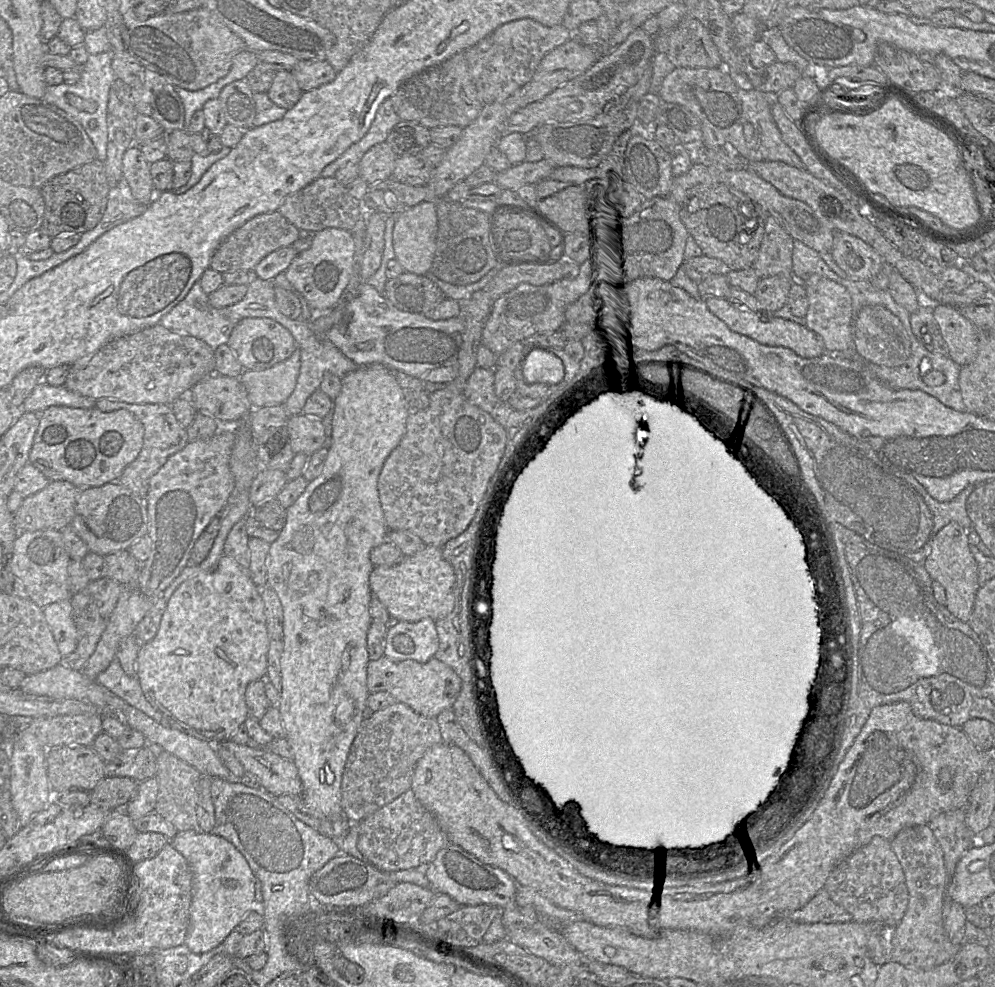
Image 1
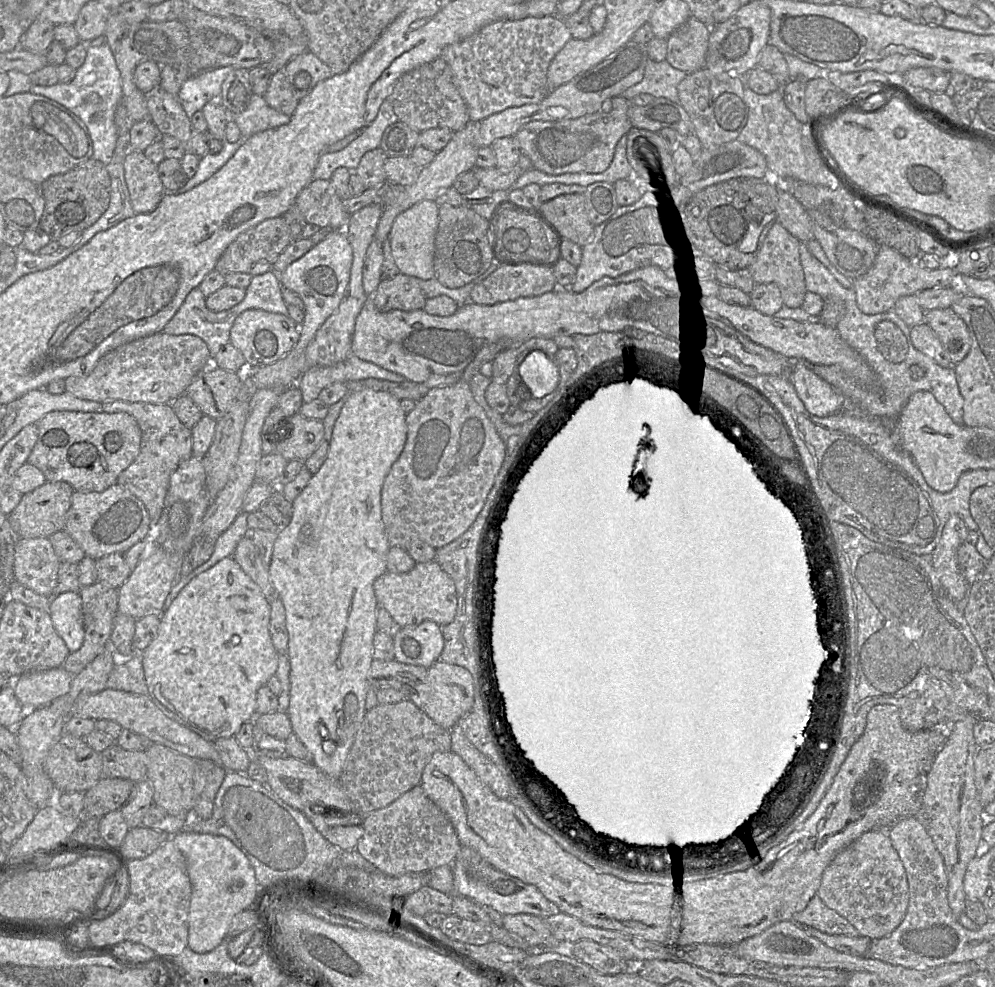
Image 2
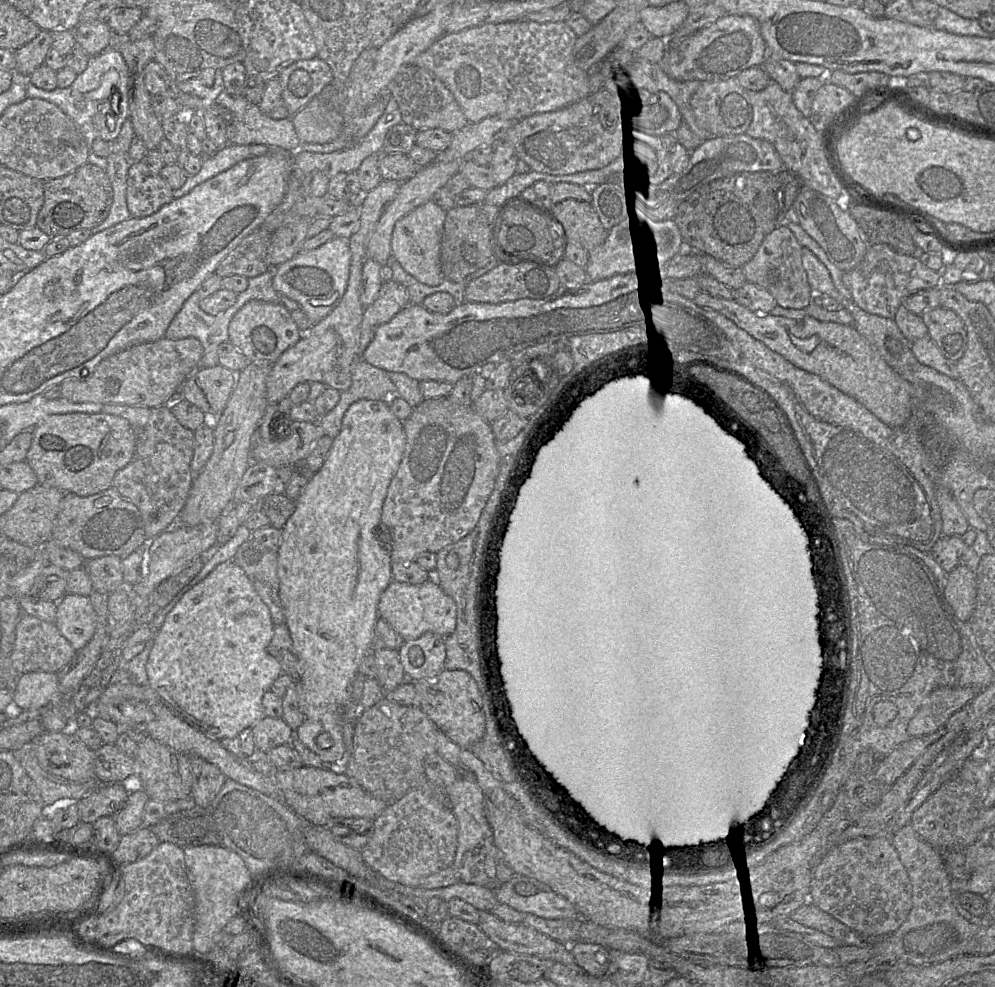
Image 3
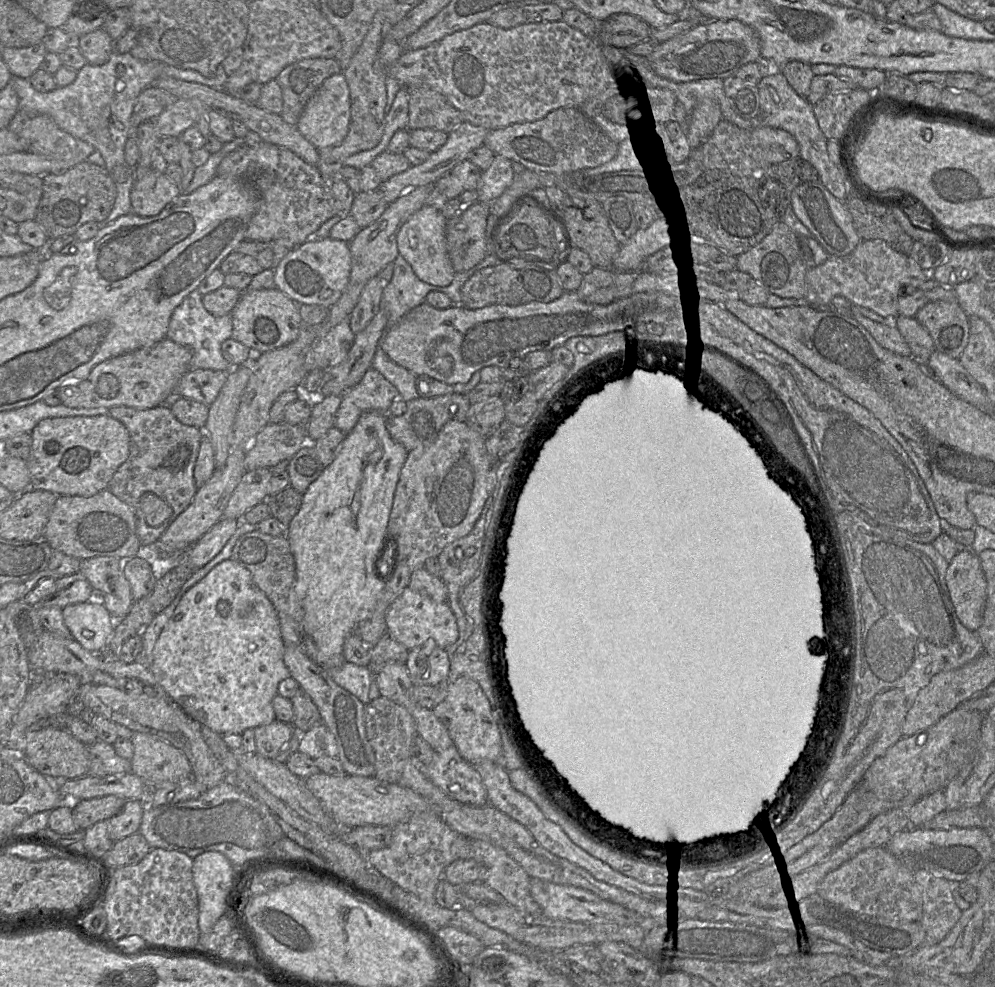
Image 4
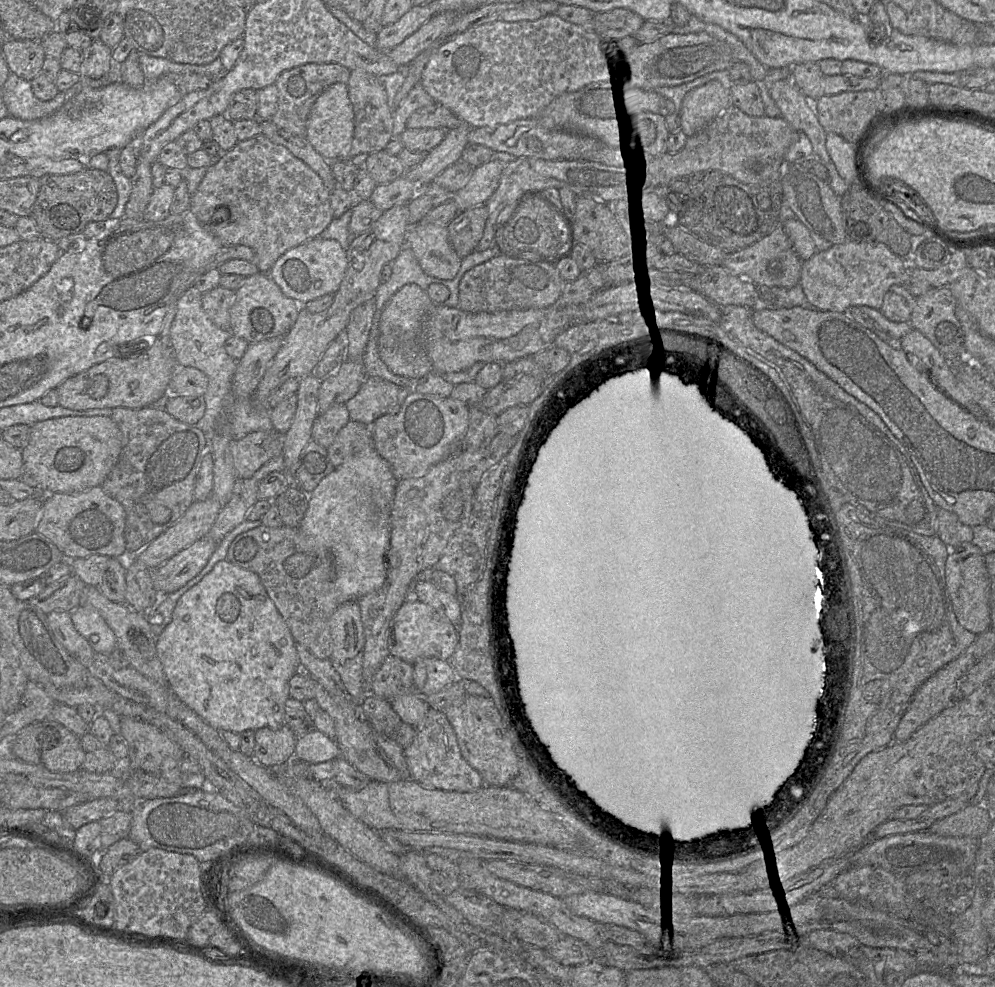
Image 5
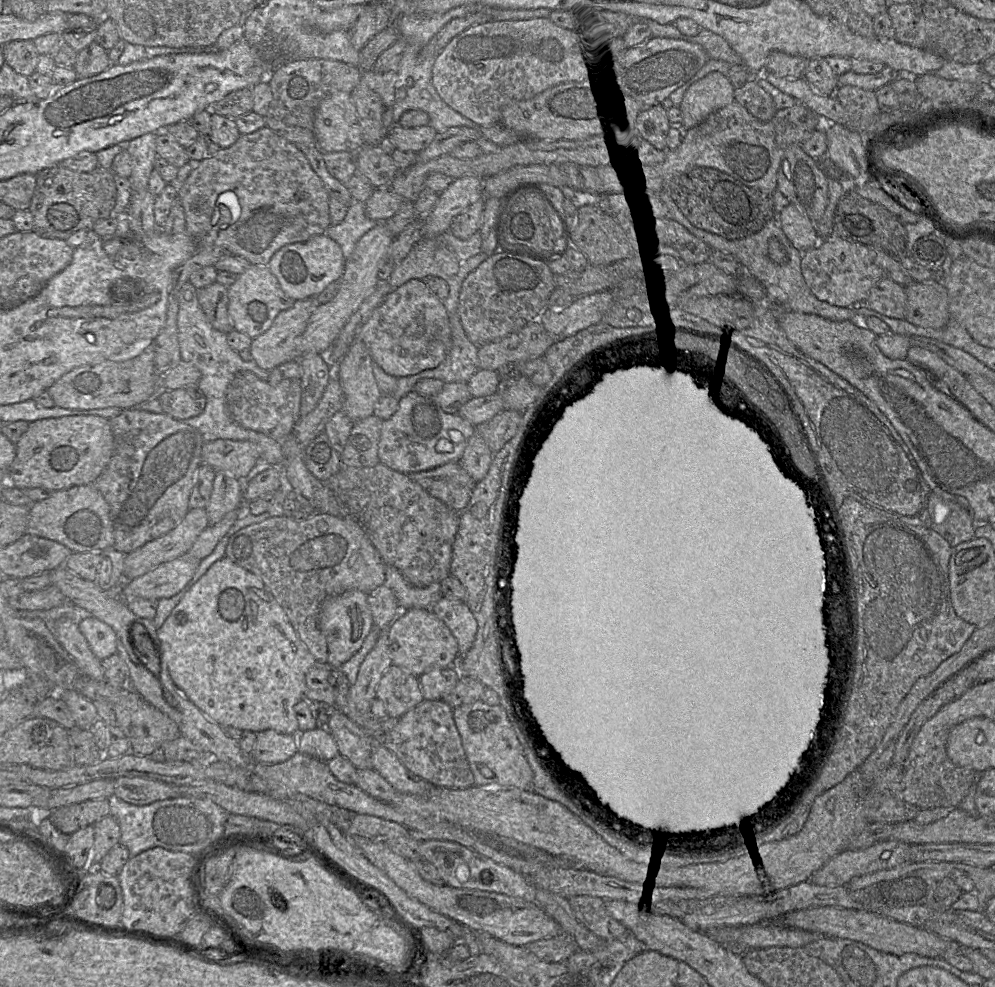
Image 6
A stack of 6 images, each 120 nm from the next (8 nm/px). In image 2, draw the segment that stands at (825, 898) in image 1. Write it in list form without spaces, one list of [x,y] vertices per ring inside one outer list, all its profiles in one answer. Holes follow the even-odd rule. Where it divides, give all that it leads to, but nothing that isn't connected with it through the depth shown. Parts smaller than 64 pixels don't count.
[[[817,894],[809,901],[805,909],[796,913],[790,921],[829,935],[852,937],[860,935],[846,918],[827,907]]]

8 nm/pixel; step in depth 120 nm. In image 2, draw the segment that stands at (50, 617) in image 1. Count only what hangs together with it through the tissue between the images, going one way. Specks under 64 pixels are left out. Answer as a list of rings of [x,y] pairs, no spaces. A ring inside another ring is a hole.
[[[64,592],[53,595],[48,613],[57,634],[64,640],[71,653],[82,646],[84,640],[84,622],[82,599],[79,592]]]

